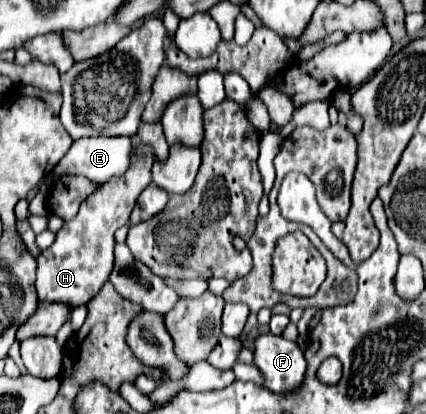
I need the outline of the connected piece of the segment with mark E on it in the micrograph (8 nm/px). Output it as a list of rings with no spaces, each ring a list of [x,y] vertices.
[[[114,136],[114,138],[80,138],[78,142],[74,142],[70,146],[70,150],[66,152],[66,156],[56,164],[54,168],[54,176],[62,178],[66,174],[70,176],[86,176],[88,180],[96,182],[96,184],[104,184],[114,176],[124,176],[132,164],[132,156],[134,156],[134,144],[130,136]]]

